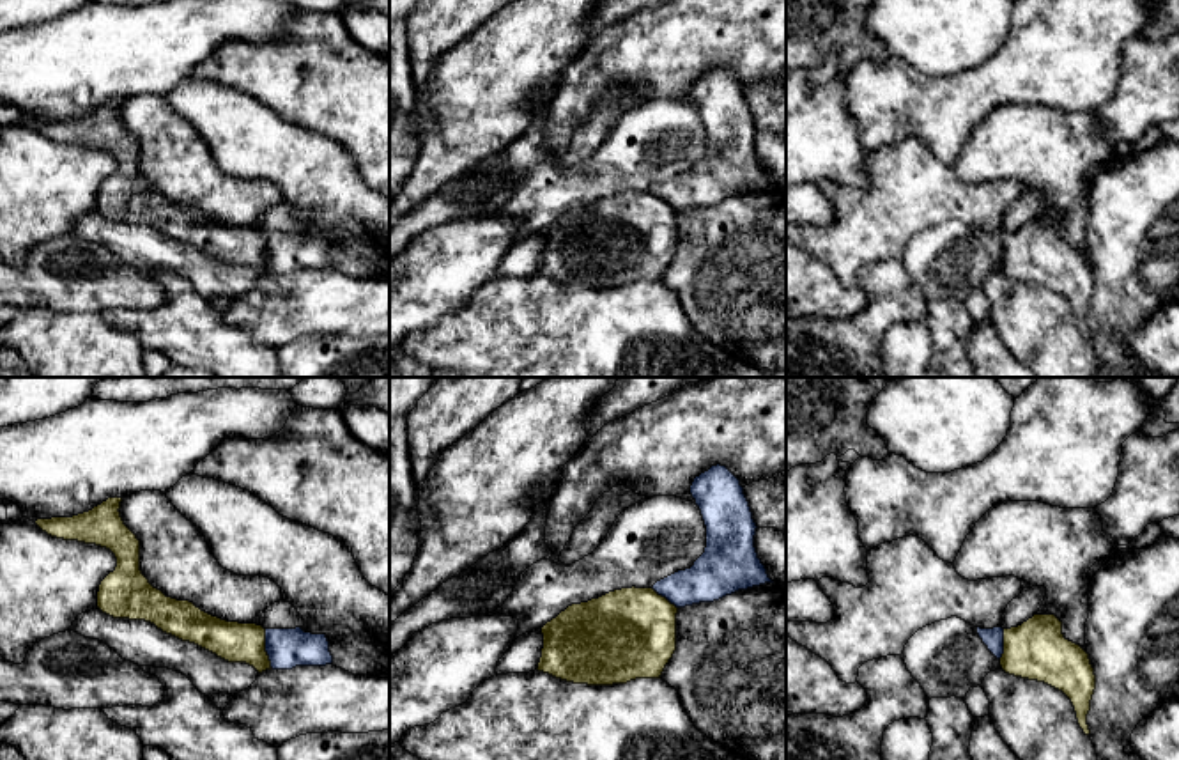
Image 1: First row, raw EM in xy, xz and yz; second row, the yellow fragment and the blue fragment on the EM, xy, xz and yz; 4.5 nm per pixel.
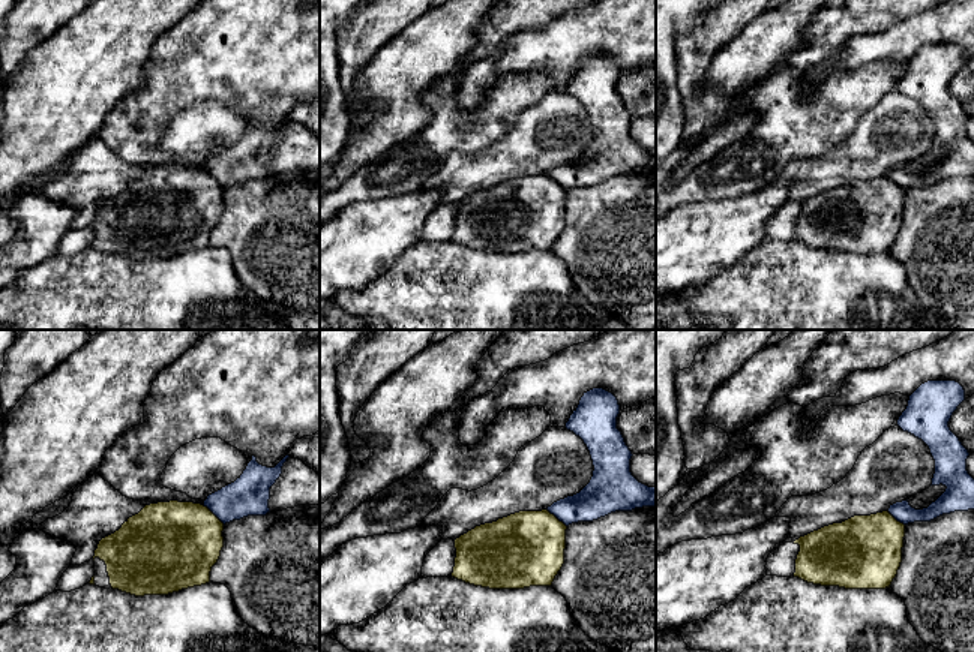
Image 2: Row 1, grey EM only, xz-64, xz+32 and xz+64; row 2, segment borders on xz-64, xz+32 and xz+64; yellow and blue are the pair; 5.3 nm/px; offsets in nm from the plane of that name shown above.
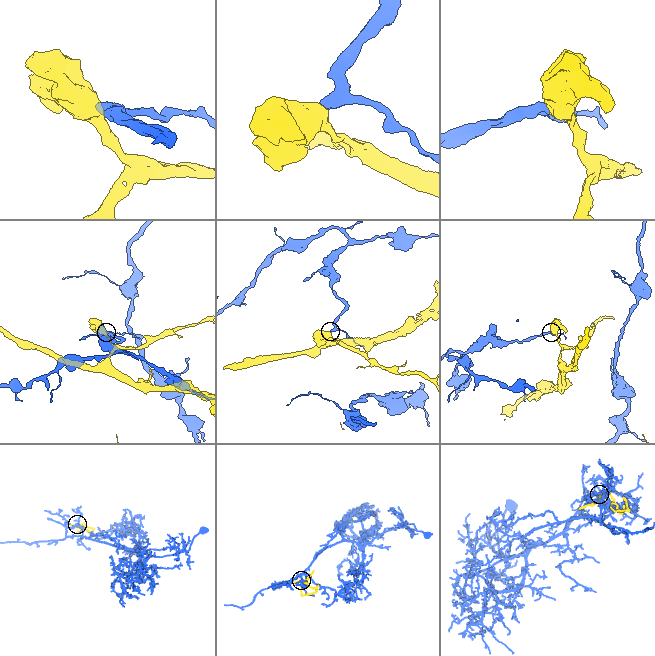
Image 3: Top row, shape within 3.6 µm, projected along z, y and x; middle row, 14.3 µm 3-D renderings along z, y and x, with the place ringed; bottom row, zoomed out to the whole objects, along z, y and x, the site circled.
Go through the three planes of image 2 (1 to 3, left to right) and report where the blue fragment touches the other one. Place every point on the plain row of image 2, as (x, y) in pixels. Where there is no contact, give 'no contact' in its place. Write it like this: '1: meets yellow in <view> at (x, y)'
1: meets yellow in xz-64 at (212, 177)
2: meets yellow in xz+32 at (556, 182)
3: meets yellow in xz+64 at (895, 183)

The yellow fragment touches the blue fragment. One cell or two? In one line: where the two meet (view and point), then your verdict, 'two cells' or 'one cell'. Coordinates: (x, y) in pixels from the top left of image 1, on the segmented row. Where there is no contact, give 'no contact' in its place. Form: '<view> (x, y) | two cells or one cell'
xy (264, 649) | two cells

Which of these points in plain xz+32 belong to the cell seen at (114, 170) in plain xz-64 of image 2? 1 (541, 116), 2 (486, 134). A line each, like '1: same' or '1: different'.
1: same
2: different

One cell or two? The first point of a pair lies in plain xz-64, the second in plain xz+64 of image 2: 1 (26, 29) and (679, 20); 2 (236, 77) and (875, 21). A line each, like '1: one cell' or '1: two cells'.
1: two cells
2: two cells

